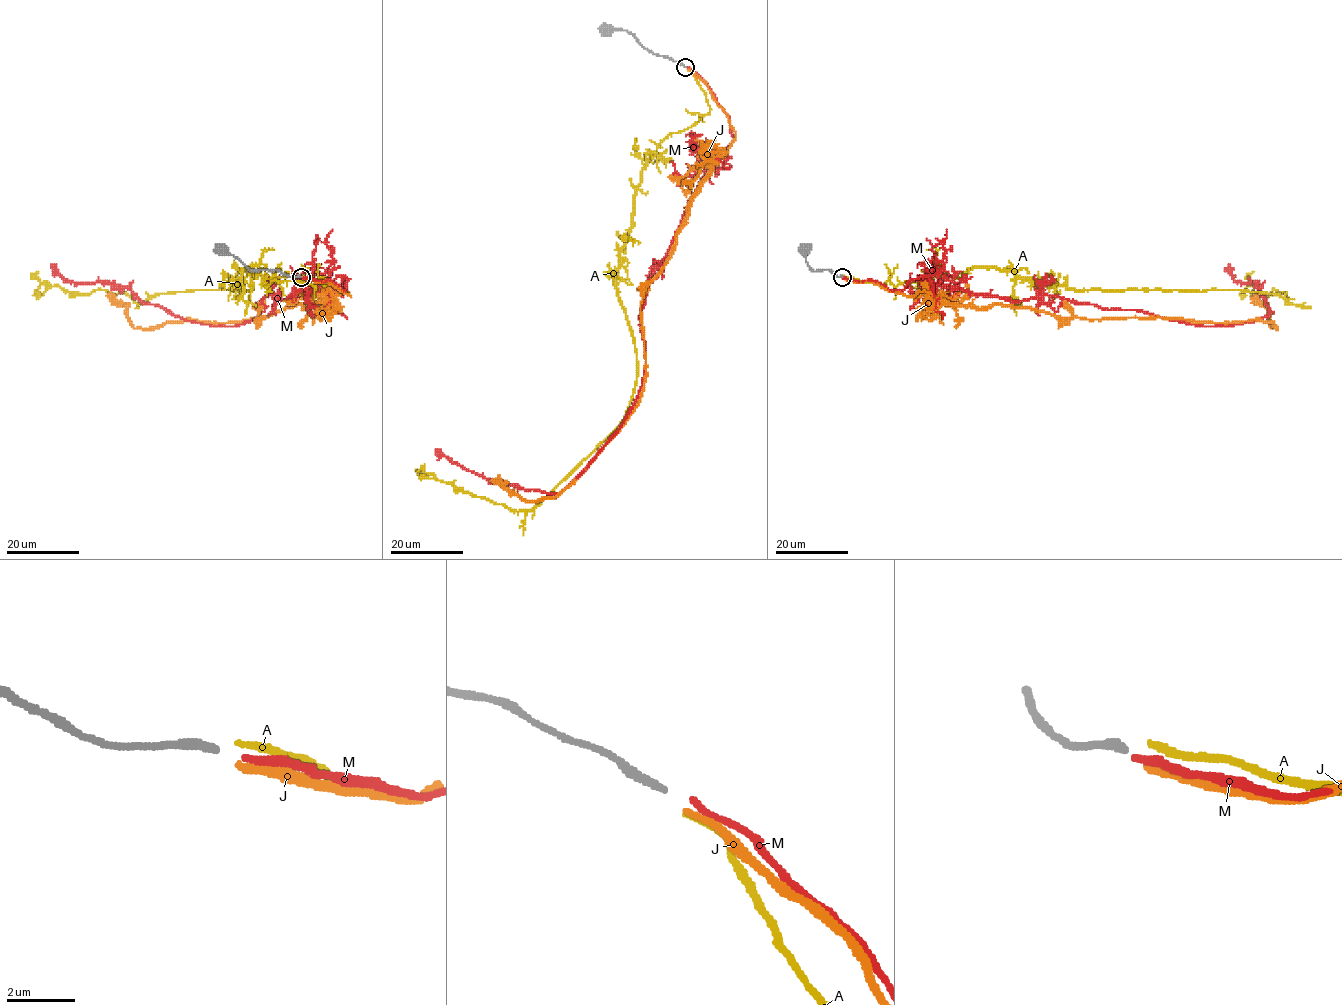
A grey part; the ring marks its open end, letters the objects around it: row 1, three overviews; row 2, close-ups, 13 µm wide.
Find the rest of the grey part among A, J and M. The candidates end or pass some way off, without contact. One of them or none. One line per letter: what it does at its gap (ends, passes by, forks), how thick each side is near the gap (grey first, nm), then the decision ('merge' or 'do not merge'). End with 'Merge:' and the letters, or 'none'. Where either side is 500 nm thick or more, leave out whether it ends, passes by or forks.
A: it ends; calibres 240 and 150 nm; merge
J: it ends; calibres 240 and 190 nm; do not merge
M: it ends; calibres 240 and 200 nm; do not merge
Merge: A

